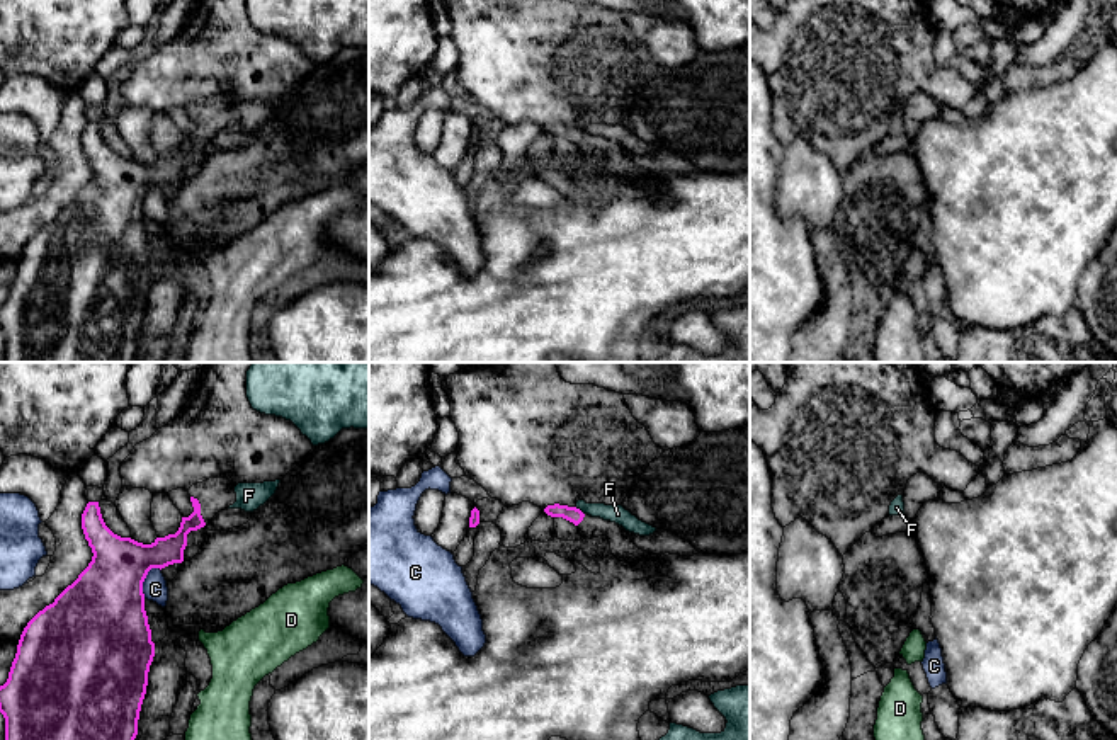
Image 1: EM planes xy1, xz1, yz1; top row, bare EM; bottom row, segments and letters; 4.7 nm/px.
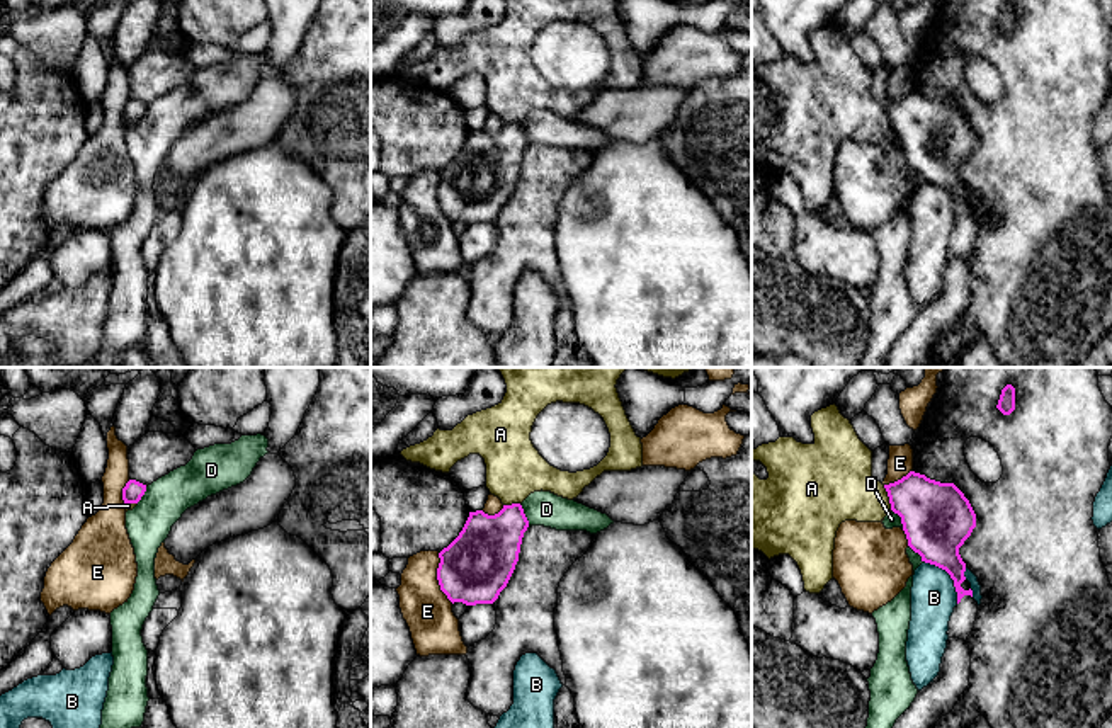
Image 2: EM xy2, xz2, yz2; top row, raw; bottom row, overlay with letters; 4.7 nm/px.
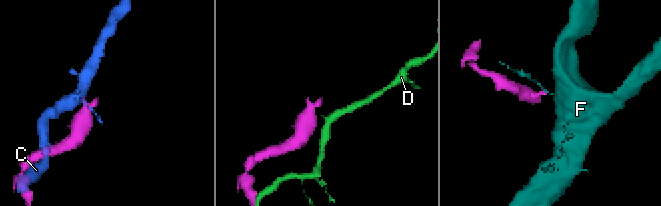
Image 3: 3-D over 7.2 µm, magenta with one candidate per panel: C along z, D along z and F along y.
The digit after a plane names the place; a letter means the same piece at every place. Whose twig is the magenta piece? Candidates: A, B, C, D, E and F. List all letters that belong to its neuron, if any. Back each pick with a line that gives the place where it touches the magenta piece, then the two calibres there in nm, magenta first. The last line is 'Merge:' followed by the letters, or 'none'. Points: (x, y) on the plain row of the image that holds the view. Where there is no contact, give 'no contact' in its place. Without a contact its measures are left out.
Merge: none

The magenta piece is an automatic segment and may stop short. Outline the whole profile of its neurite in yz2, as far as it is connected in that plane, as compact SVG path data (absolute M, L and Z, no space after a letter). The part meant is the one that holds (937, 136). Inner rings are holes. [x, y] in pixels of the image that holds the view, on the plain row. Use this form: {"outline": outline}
{"outline": "M910 90L901 99L884 104L891 129L901 136L908 165L922 175L922 180L945 189L954 199L957 211L957 225L949 240L949 257L967 259L978 235L978 221L973 218L971 202L966 199L966 182L959 173L959 167L976 146L976 133L954 102L940 102L925 94Z"}

